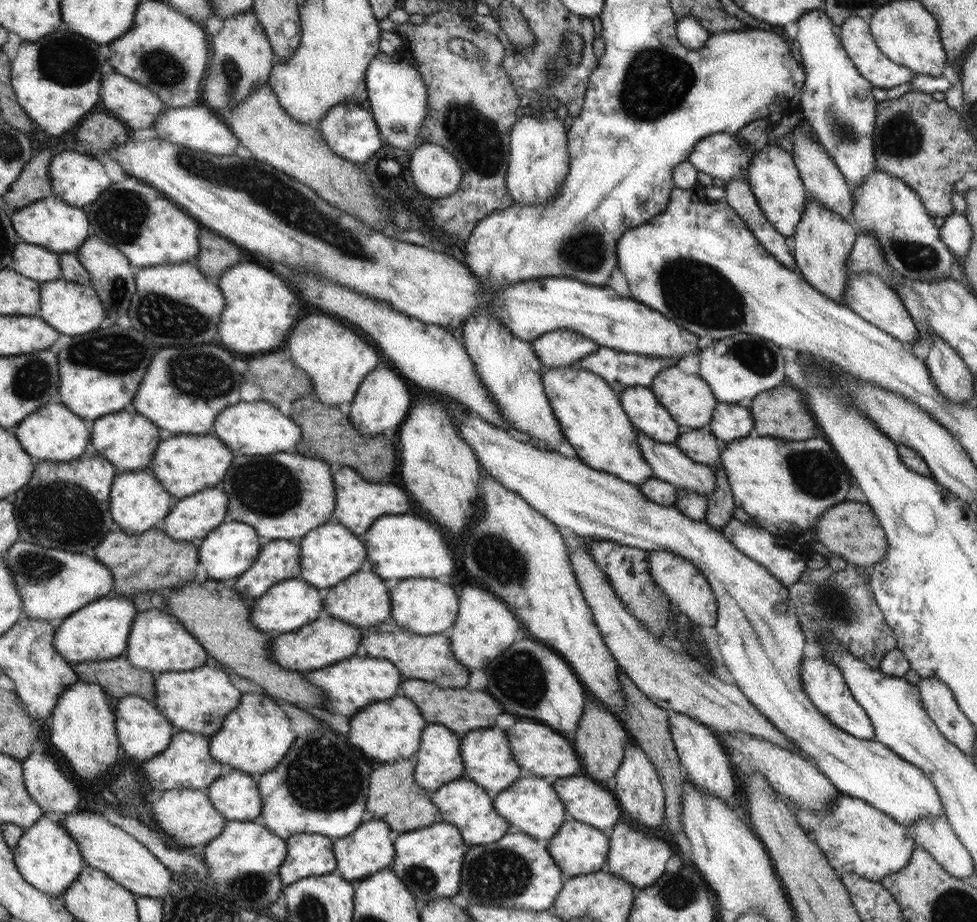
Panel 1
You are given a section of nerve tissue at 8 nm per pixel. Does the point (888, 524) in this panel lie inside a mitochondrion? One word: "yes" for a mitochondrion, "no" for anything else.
no

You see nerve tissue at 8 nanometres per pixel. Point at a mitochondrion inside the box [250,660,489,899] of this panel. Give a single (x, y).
(319, 777)

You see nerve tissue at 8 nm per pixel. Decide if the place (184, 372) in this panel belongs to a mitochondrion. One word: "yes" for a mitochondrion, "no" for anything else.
yes

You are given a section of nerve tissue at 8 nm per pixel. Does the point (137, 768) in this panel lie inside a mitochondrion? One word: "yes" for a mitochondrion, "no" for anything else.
no

